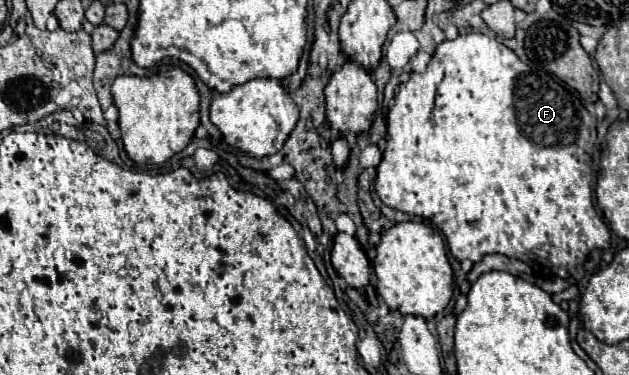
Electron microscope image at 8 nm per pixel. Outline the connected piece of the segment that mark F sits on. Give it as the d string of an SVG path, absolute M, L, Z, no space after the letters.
M479 32L471 34L461 34L455 40L445 40L437 46L433 60L421 74L409 76L407 82L399 86L399 92L395 94L395 106L387 114L387 148L383 152L383 160L377 166L377 178L375 178L375 190L385 206L391 206L395 210L401 210L405 214L421 216L435 224L447 238L449 252L461 262L461 260L471 260L479 262L487 254L503 254L509 258L517 258L539 272L548 272L548 278L556 276L558 278L569 278L569 274L581 266L587 258L587 254L593 248L609 248L611 244L611 234L597 210L593 208L593 198L591 198L591 152L593 152L593 142L591 142L591 132L589 126L593 124L593 116L579 106L575 112L575 96L557 82L555 76L549 72L541 70L541 76L531 70L525 62L517 58L513 50L509 50L505 44L497 42L495 38L489 38Z

